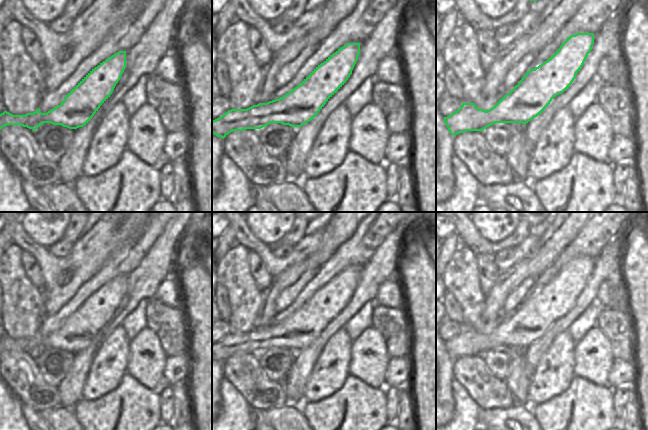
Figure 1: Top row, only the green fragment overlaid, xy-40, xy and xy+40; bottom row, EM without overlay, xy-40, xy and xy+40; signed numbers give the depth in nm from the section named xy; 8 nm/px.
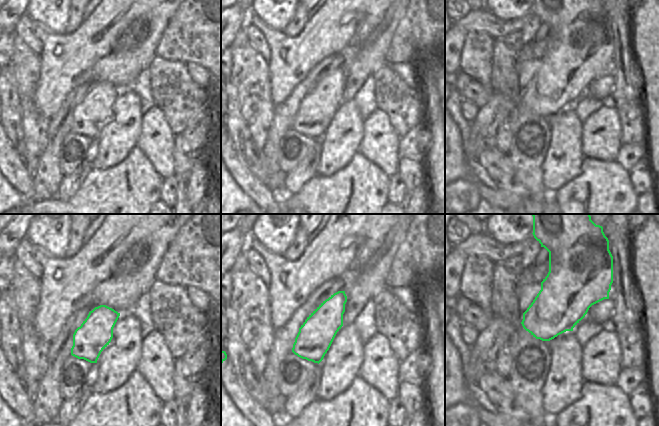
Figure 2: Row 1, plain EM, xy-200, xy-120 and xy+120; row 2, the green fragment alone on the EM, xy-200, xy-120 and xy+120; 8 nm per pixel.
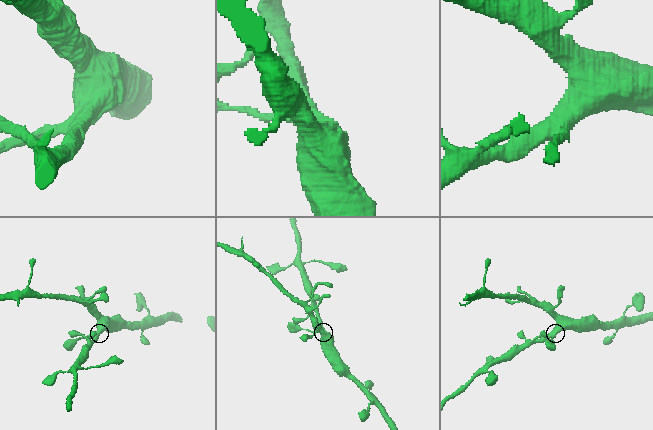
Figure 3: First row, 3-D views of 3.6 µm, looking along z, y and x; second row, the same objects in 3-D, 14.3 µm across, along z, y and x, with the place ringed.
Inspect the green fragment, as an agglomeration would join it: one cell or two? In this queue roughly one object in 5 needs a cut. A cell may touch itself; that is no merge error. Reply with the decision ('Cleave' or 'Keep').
Keep

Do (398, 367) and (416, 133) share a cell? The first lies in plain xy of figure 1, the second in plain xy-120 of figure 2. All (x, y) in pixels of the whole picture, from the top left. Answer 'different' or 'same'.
same

